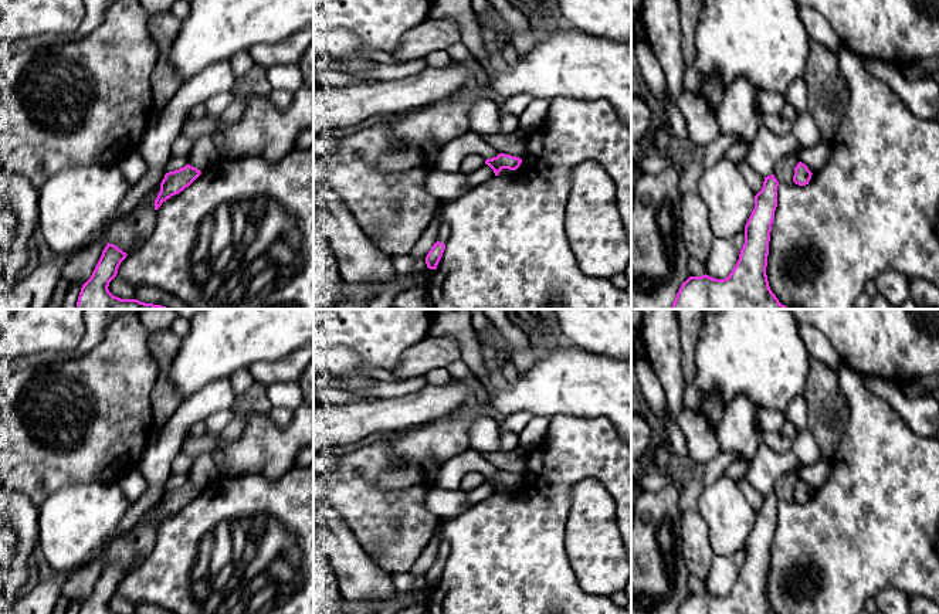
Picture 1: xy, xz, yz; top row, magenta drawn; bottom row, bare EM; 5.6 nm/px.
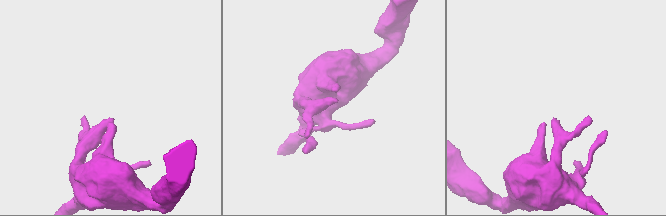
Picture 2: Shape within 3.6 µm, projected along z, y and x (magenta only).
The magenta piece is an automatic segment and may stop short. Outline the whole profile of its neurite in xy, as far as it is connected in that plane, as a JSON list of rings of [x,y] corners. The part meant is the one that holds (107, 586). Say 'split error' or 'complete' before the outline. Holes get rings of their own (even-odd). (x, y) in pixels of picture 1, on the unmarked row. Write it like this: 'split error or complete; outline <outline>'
complete; outline [[[108,560],[91,596],[82,603],[79,614],[113,614],[108,604],[126,573],[116,563]]]

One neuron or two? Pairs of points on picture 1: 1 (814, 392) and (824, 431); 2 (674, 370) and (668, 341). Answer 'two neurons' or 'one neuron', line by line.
1: one neuron
2: one neuron

